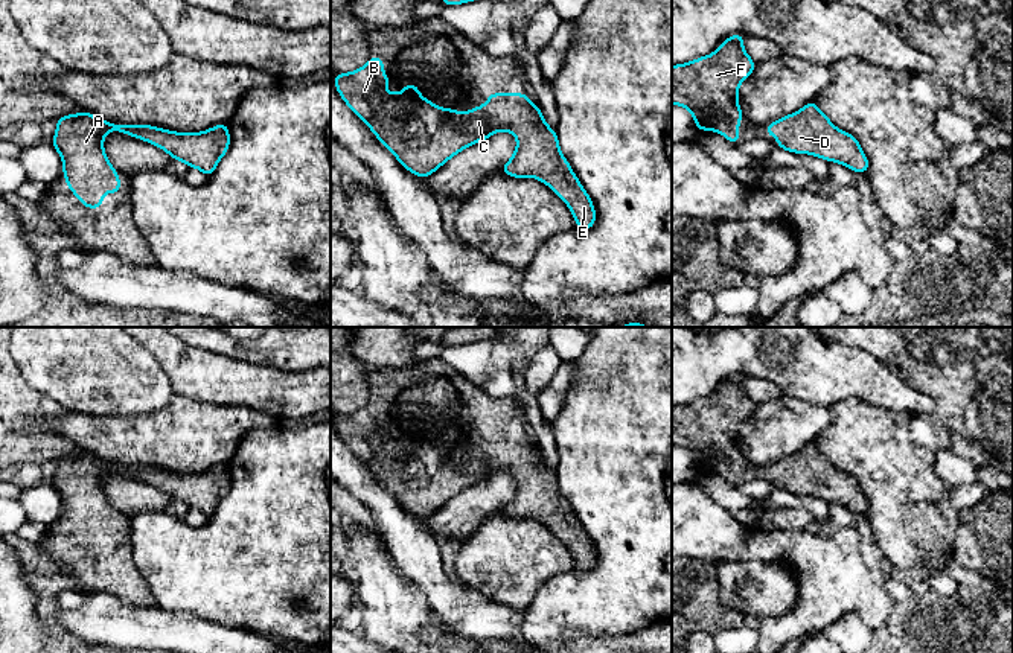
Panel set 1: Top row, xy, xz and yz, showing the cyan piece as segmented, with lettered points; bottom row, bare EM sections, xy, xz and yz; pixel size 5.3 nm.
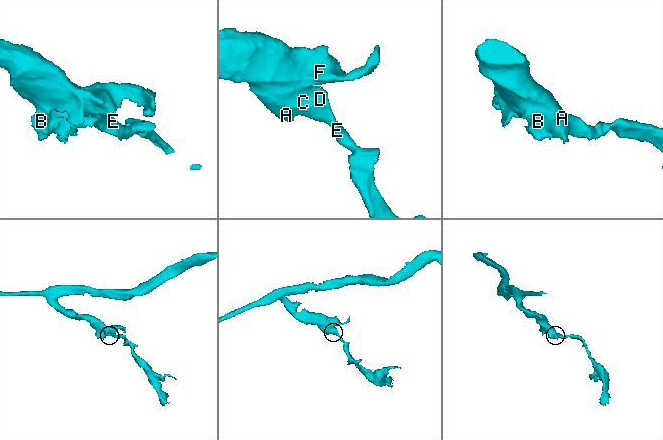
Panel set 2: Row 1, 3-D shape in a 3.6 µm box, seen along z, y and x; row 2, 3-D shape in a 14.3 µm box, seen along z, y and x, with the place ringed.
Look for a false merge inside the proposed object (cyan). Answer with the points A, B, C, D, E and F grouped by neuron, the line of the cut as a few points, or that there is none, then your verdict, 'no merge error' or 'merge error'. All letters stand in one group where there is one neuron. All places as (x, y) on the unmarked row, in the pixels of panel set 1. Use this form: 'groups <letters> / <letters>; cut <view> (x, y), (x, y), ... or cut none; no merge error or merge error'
groups A B C D E F; cut none; no merge error

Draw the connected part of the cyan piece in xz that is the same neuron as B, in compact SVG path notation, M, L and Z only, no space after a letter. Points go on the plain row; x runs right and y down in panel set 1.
M370 397L369 403L350 414L334 416L334 425L350 449L398 499L399 505L419 519L427 519L463 490L483 483L500 472L515 476L518 486L501 514L513 519L536 519L547 525L571 551L576 569L590 571L596 566L594 545L559 490L559 479L542 458L539 446L533 446L527 434L489 434L486 446L472 452L440 451L431 440L423 440L419 426L405 425L401 434L387 434L390 419L384 414L384 400Z

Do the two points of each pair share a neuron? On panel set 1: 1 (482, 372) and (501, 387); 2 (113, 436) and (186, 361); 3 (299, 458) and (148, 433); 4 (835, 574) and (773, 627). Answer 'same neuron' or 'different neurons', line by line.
1: same neuron
2: different neurons
3: different neurons
4: same neuron

